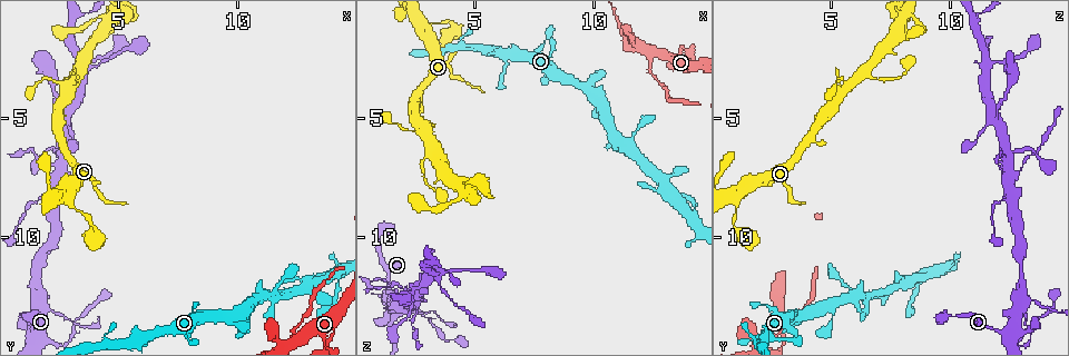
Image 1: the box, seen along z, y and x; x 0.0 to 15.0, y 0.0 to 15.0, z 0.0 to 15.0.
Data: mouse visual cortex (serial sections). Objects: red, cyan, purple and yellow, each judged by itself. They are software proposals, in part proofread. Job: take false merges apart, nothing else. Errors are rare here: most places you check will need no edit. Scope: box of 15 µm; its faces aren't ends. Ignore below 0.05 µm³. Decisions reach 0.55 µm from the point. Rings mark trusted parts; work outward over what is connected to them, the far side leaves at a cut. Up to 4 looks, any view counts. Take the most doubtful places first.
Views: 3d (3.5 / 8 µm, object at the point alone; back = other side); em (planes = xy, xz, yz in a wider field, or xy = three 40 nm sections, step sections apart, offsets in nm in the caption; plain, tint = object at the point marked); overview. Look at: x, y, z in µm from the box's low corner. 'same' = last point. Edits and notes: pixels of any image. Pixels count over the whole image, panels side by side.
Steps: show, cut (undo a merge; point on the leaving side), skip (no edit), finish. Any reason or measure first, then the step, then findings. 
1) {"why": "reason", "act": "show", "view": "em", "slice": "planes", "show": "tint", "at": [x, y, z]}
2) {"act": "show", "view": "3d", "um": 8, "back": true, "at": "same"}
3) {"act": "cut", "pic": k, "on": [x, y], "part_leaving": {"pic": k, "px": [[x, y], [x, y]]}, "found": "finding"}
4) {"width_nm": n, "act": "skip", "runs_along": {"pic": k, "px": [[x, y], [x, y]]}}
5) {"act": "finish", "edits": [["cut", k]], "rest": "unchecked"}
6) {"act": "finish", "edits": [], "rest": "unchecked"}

{"why": "four or more arms meet", "act": "show", "view": "3d", "um": 8, "at": [12.6, 14.3, 2.2]}

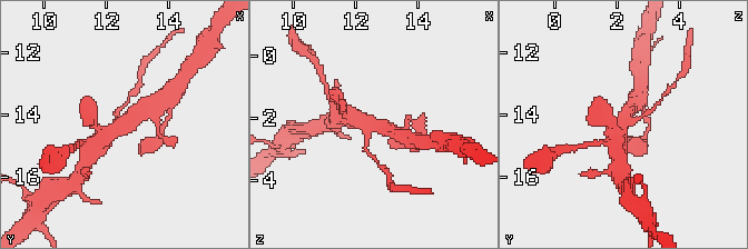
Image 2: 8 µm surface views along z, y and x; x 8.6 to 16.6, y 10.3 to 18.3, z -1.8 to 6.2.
{"act": "show", "view": "3d", "um": 3.5, "at": [12.4, 14.2, 2.3]}

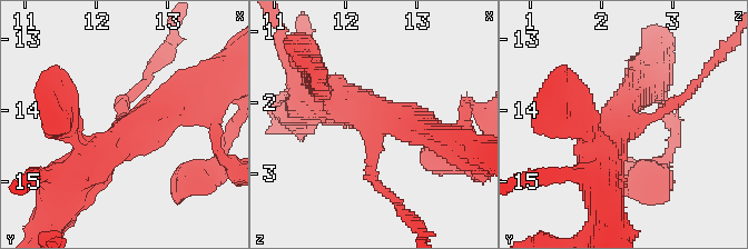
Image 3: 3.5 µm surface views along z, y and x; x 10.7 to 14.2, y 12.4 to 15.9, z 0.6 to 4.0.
{"arms": 4, "act": "skip", "runs_along": {"pic": 3, "px": [[189, 92], [90, 157], [80, 143]]}, "found": "one cell here"}

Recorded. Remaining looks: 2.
{"why": "narrows sharply", "act": "show", "view": "em", "slice": "xy", "step": 1, "show": "tint", "at": [2.9, 14.1, 13.5]}

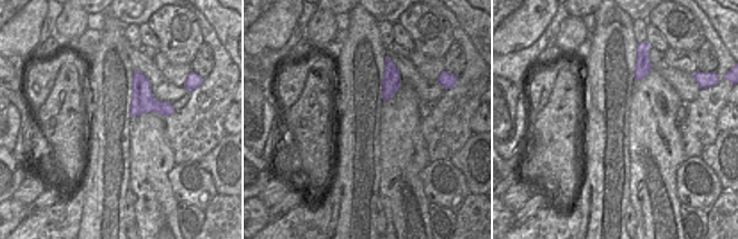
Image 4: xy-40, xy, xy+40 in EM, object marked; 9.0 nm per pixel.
{"why": "see where the arms go", "act": "show", "view": "3d", "um": 3.5, "at": "same"}

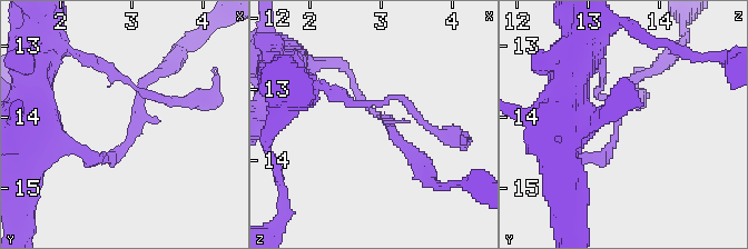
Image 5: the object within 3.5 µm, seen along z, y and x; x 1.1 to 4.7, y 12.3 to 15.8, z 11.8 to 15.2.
{"arm_widths_nm": [150, 150], "act": "skip", "runs_along": {"pic": 5, "px": [[569, 157], [603, 153], [646, 72]]}, "found": "one cell here"}

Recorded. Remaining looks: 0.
{"act": "finish", "edits": [], "rest": "unchecked"}

